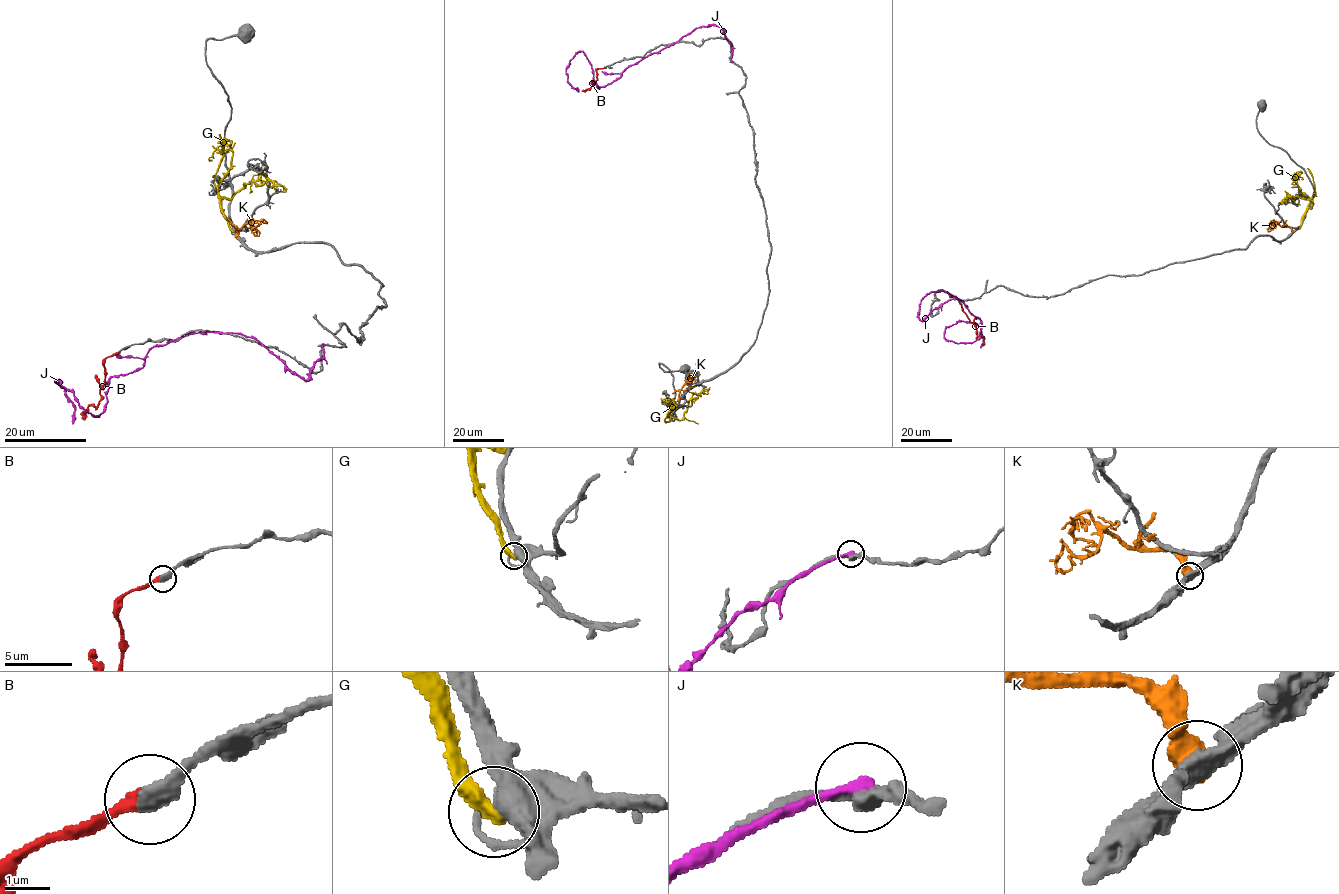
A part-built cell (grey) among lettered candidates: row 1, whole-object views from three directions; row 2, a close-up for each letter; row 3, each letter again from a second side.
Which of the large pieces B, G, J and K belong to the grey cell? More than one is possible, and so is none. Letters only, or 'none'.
B

